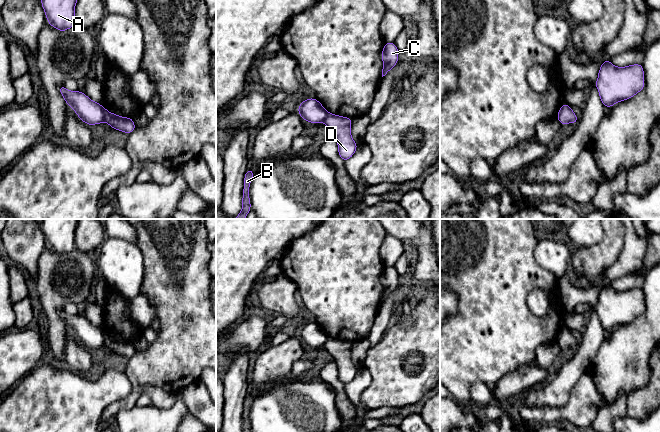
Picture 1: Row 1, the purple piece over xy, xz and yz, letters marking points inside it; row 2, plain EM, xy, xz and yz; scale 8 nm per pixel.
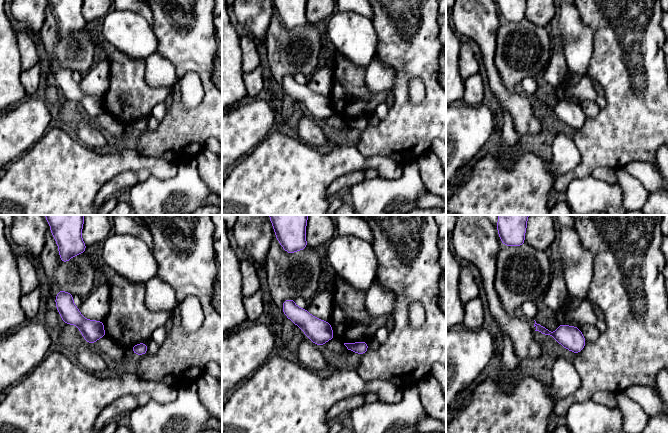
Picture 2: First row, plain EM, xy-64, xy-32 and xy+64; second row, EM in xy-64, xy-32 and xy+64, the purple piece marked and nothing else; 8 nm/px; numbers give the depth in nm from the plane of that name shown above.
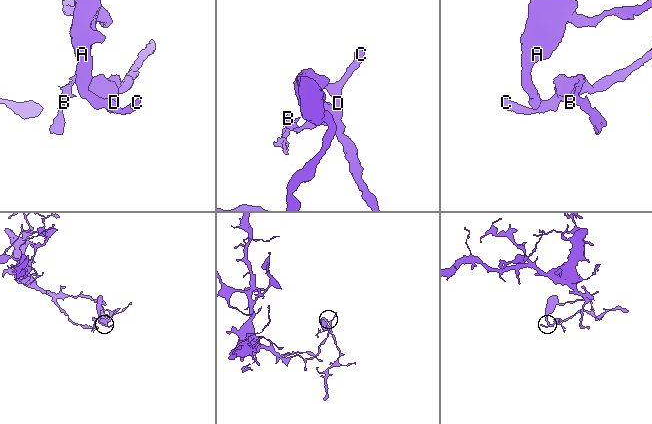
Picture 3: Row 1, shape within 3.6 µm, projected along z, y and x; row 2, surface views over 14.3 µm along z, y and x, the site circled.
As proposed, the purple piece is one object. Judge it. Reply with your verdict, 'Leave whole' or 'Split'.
Split

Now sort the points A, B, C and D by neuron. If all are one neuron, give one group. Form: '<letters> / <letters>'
A / B C D

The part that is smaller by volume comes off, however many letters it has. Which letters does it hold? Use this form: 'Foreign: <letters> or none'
Foreign: B, C, D

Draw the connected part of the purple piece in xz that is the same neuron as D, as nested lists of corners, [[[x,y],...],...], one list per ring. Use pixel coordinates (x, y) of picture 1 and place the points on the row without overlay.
[[[329,337],[324,347],[337,365],[340,382],[344,386],[347,385],[355,378],[358,371],[351,359],[352,342]]]

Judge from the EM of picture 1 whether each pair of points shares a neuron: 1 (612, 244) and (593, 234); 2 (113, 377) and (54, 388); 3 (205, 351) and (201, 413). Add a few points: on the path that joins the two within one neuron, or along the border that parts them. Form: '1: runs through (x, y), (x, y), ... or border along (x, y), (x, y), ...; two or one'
1: border along (602, 229), (602, 237), (599, 242), (583, 247); two
2: runs through (98, 388), (69, 388); one
3: border along (199, 379), (190, 384); two

